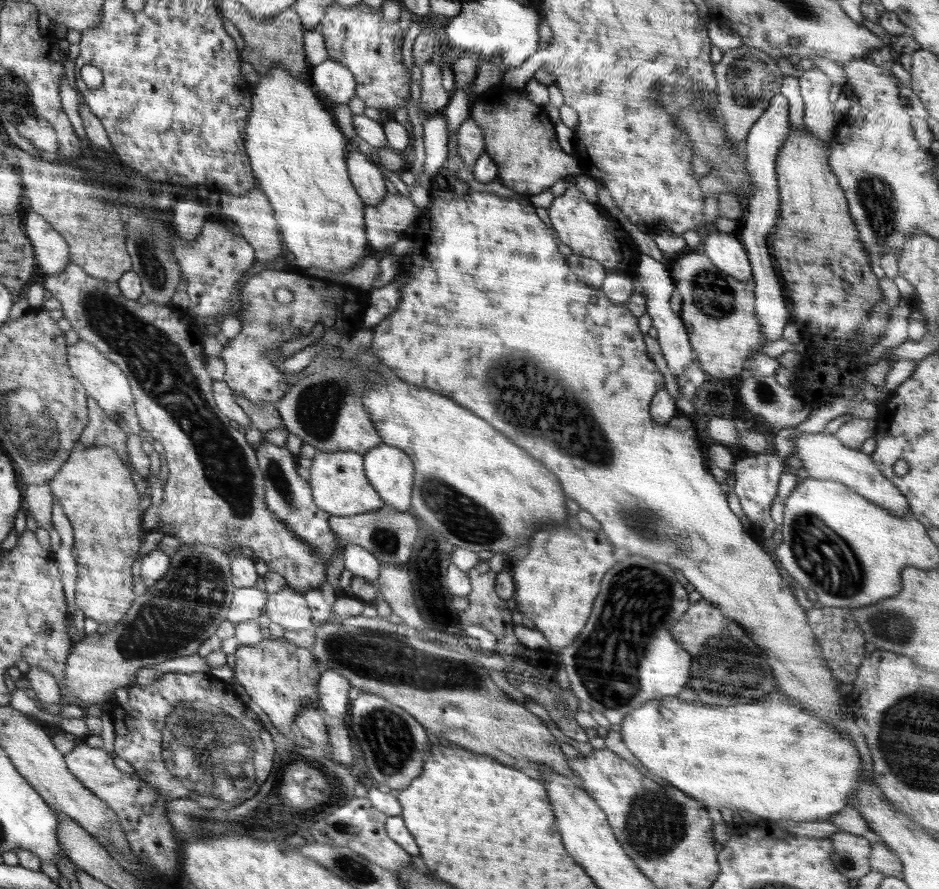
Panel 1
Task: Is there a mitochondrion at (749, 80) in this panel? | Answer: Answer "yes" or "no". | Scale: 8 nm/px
yes

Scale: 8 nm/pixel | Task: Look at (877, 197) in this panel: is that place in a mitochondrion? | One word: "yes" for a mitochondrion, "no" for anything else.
yes

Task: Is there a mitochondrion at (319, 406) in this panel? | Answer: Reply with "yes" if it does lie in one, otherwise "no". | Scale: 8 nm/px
yes

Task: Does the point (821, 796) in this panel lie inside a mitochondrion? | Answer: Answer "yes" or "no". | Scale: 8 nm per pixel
no

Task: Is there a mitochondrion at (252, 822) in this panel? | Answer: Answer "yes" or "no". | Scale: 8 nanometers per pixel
yes

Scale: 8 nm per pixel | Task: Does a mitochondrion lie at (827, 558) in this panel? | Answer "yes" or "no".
yes

